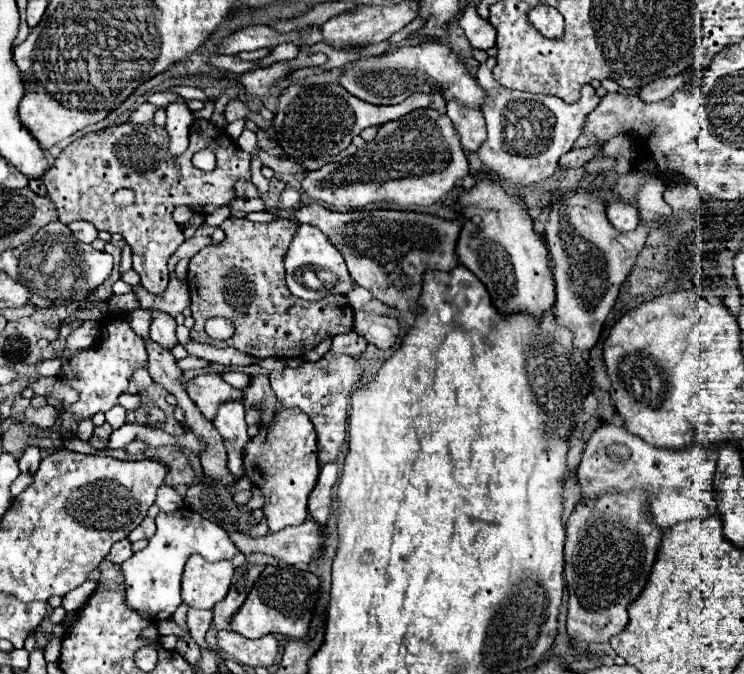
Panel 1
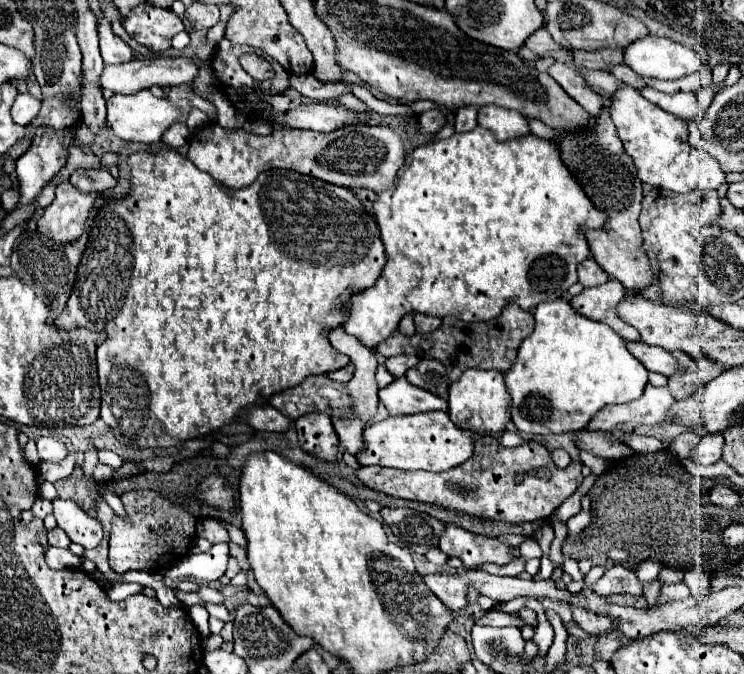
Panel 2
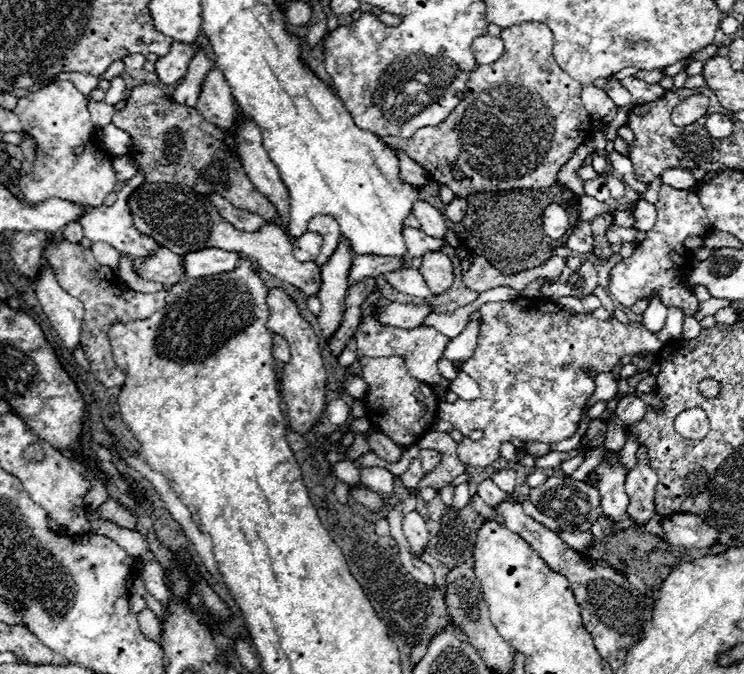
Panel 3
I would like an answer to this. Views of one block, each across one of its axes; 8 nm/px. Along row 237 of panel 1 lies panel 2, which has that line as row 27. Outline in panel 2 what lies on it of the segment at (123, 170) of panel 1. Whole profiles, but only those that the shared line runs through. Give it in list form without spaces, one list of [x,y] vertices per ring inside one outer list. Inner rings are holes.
[[[150,4],[136,6],[124,18],[122,26],[138,44],[152,48],[156,54],[166,52],[170,38],[185,29],[181,19],[172,10]]]

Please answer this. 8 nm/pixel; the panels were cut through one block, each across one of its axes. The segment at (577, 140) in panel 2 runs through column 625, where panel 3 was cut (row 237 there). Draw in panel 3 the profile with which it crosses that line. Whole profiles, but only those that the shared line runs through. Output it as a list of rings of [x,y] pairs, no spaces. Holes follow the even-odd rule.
[[[144,182],[142,186],[138,186],[128,198],[128,210],[140,234],[148,234],[150,238],[156,238],[160,246],[172,250],[174,254],[184,256],[188,252],[196,252],[204,248],[224,248],[230,252],[240,252],[256,260],[260,268],[266,270],[268,274],[284,282],[290,282],[304,294],[308,296],[318,294],[320,266],[314,262],[298,262],[292,254],[292,242],[288,242],[284,230],[274,222],[266,222],[256,232],[236,230],[230,222],[224,222],[224,218],[218,214],[216,206],[212,206],[208,196],[202,196],[188,186],[164,184],[164,182],[156,182],[156,184]]]

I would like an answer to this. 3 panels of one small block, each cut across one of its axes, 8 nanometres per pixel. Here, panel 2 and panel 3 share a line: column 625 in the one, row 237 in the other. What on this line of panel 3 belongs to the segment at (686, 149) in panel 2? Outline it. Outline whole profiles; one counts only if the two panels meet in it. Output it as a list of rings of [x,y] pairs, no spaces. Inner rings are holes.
[[[136,174],[136,176],[134,176],[132,180],[128,180],[128,184],[118,192],[118,200],[116,200],[112,206],[92,208],[92,210],[88,210],[88,214],[84,214],[84,218],[78,218],[78,224],[82,226],[84,236],[90,238],[92,242],[106,242],[106,244],[114,246],[116,250],[120,250],[120,254],[128,254],[132,260],[134,260],[136,256],[148,256],[148,254],[152,254],[154,248],[158,248],[158,244],[156,244],[152,238],[140,234],[140,232],[134,228],[132,216],[130,216],[128,204],[126,204],[130,192],[132,192],[136,186],[140,186],[142,182],[144,182],[144,176],[142,176],[142,174]]]

